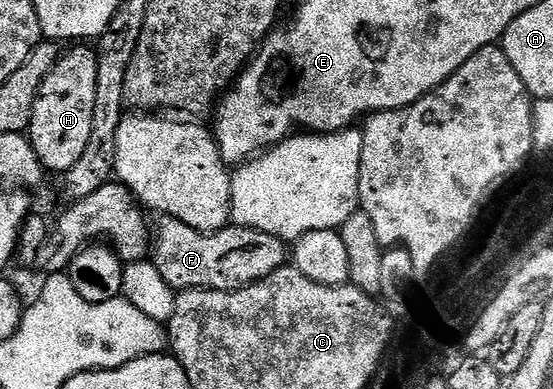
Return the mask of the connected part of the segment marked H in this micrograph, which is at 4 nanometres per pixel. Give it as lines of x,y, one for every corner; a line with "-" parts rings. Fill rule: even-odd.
78,44
75,50
70,50
59,57
57,64
48,72
44,84
40,84
40,92
36,104
32,108
28,137
36,156
40,160
43,171
55,170
58,176
65,175
66,171
80,160
88,139
92,136
92,112
96,112
96,64
98,55
89,45

